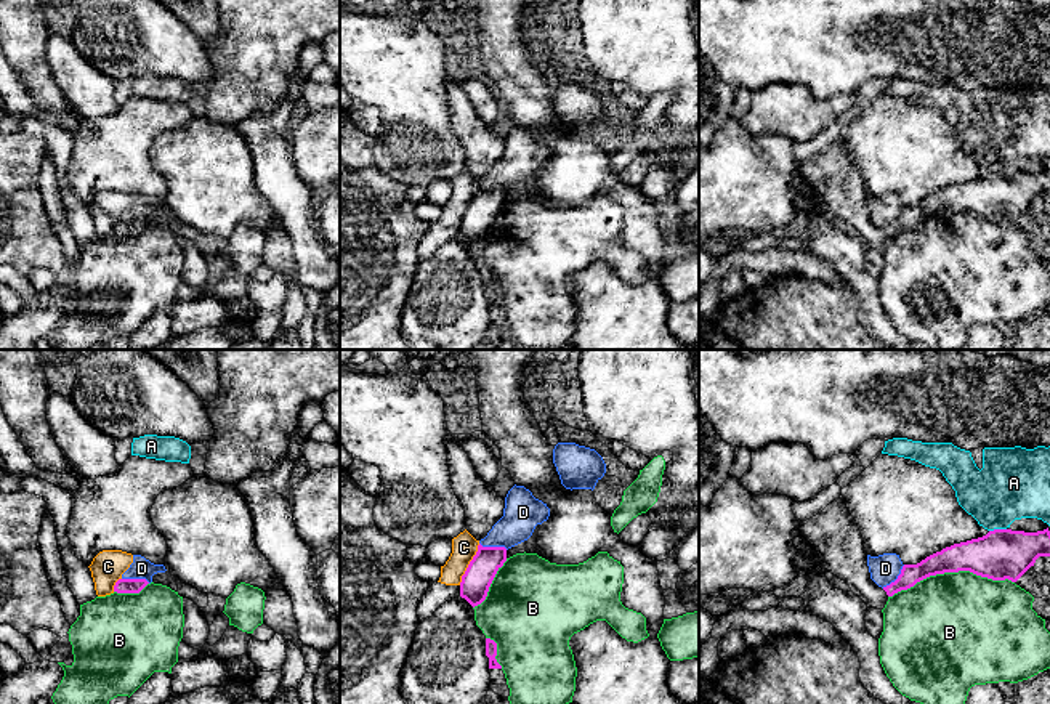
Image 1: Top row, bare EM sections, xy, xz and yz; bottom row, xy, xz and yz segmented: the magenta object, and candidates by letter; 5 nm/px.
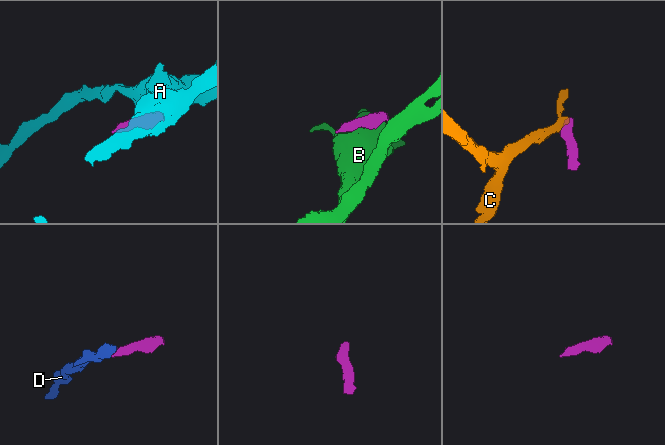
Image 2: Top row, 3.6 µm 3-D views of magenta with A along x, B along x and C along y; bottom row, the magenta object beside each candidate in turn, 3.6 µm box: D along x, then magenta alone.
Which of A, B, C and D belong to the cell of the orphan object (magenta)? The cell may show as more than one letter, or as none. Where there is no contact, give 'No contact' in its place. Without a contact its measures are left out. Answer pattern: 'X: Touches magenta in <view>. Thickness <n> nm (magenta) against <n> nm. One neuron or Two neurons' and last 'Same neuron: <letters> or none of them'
A: Touches magenta in yz. Thickness 260 nm (magenta) against 360 nm. Two neurons
B: Touches magenta in yz. Thickness 240 nm (magenta) against 500 nm. Two neurons
C: Touches magenta in xz. Thickness 150 nm (magenta) against 130 nm. Two neurons
D: Touches magenta in yz. Thickness 110 nm (magenta) against 150 nm. Two neurons
Same neuron: none of them

